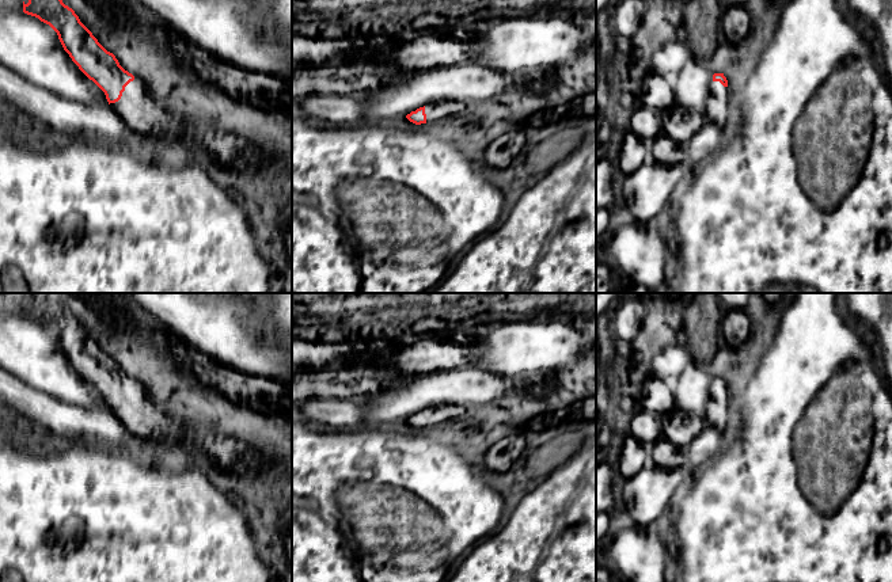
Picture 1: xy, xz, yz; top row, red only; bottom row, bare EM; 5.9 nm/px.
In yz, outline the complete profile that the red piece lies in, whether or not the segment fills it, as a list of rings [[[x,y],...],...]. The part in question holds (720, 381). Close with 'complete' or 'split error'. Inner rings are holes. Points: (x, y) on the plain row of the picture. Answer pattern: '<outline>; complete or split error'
[[[714,377],[706,407],[706,423],[722,431],[728,422],[729,392],[724,377]]]; split error

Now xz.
[[[453,404],[432,406],[411,415],[406,422],[415,429],[436,426],[462,416],[466,412],[466,408],[467,407]]]; split error

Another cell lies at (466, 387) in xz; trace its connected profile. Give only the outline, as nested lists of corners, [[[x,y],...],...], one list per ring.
[[[456,368],[414,376],[394,389],[384,389],[377,393],[357,397],[357,400],[368,410],[367,425],[377,425],[402,419],[406,421],[411,415],[439,404],[471,407],[487,404],[504,396],[528,397],[532,387],[540,377],[542,376],[500,376],[478,368]]]

